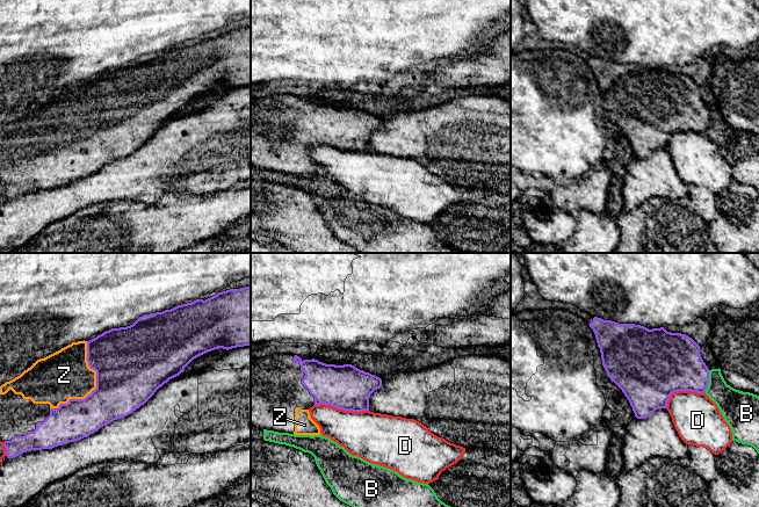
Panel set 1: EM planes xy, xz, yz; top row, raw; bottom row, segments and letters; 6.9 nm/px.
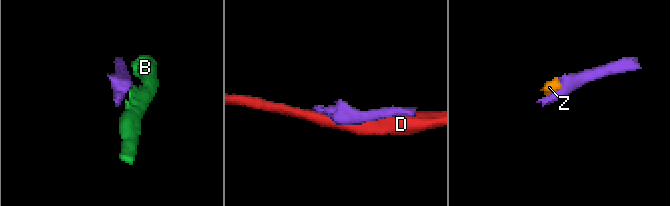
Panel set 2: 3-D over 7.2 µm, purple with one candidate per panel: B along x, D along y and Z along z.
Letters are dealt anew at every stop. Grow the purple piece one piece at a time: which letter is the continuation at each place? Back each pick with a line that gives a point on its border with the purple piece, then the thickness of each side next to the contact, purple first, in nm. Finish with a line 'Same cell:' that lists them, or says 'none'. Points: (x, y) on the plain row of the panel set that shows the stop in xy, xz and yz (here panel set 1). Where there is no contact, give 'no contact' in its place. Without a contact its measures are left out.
Z: contact xy (96, 127); calibres 460 and 340 nm
Same cell: Z

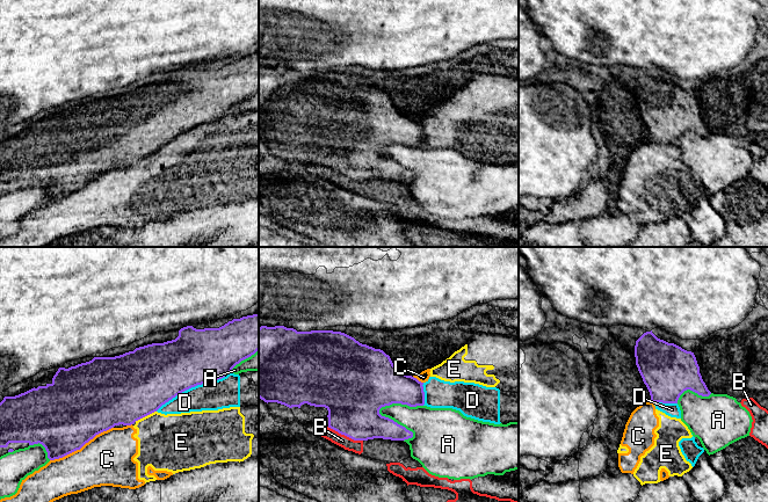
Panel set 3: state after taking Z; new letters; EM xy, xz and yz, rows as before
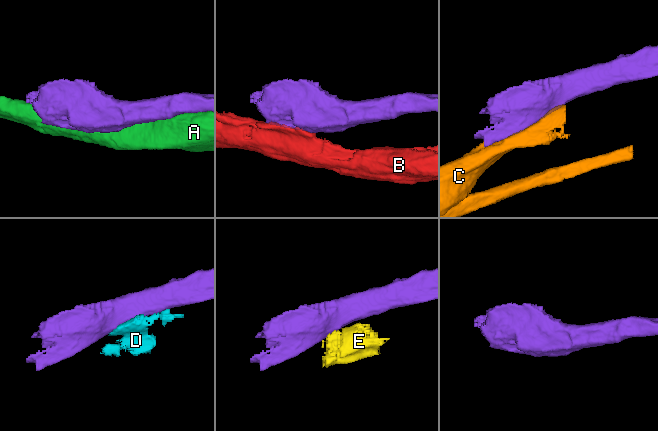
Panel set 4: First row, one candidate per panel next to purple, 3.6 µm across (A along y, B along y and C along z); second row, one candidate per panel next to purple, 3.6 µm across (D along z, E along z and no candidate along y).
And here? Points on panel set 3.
Same cell: none

